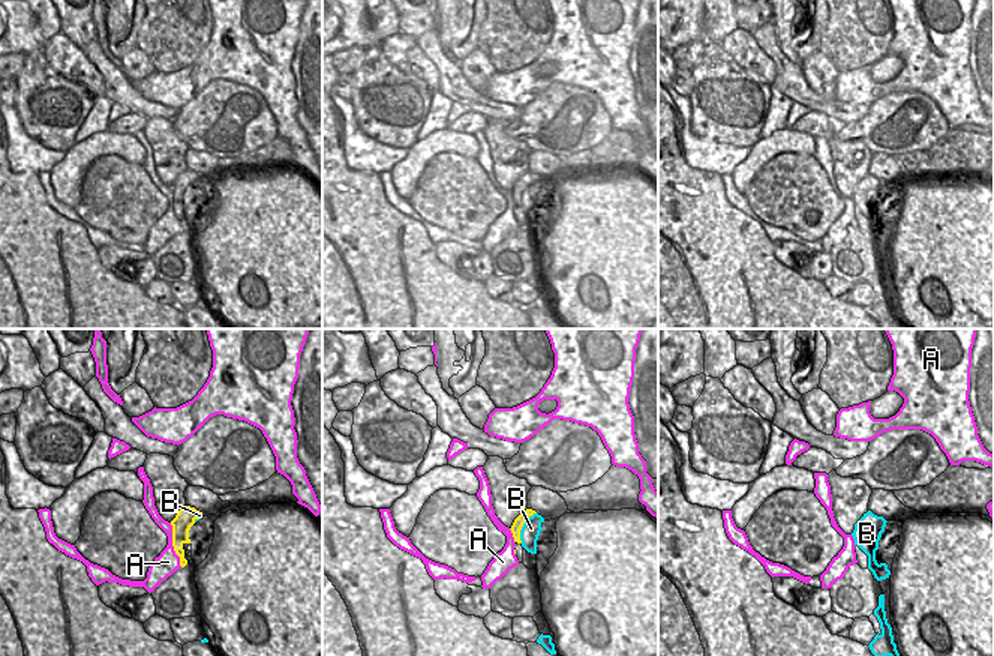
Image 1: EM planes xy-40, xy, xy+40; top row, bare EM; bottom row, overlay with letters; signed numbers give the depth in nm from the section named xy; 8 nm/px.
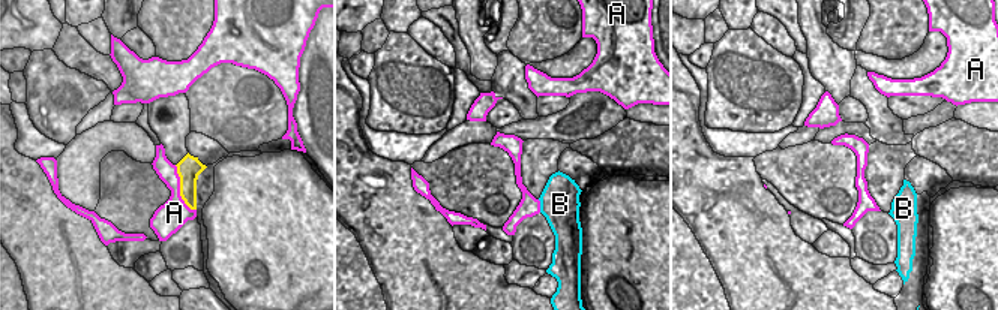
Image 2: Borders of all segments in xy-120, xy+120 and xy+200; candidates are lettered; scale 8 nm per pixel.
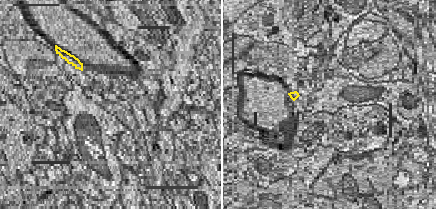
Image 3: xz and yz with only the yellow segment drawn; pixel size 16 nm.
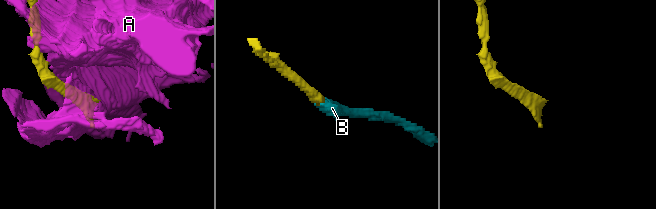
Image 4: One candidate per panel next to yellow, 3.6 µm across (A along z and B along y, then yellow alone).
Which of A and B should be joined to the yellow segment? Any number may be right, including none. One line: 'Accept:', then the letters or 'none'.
Accept: B

